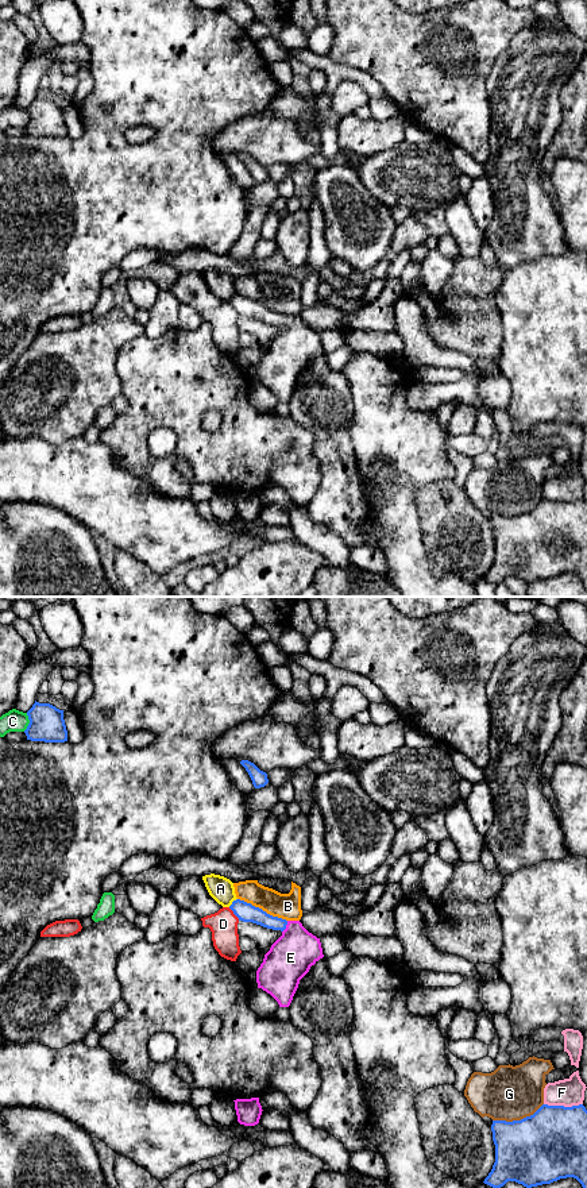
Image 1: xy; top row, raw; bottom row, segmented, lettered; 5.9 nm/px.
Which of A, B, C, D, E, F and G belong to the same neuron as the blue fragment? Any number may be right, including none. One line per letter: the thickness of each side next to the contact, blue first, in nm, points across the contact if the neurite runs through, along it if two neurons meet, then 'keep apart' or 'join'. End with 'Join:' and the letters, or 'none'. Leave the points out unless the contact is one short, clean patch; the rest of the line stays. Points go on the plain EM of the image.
A: 110/150 nm | keep apart
B: 110/160 nm | keep apart
C: 200/130 nm | keep apart
D: 110/160 nm | keep apart
E: 110/260 nm | across xy (246, 307), (285, 321), (290, 327), (290, 353) | join
F: 420/170 nm | keep apart
G: 420/320 nm | keep apart
Join: E

